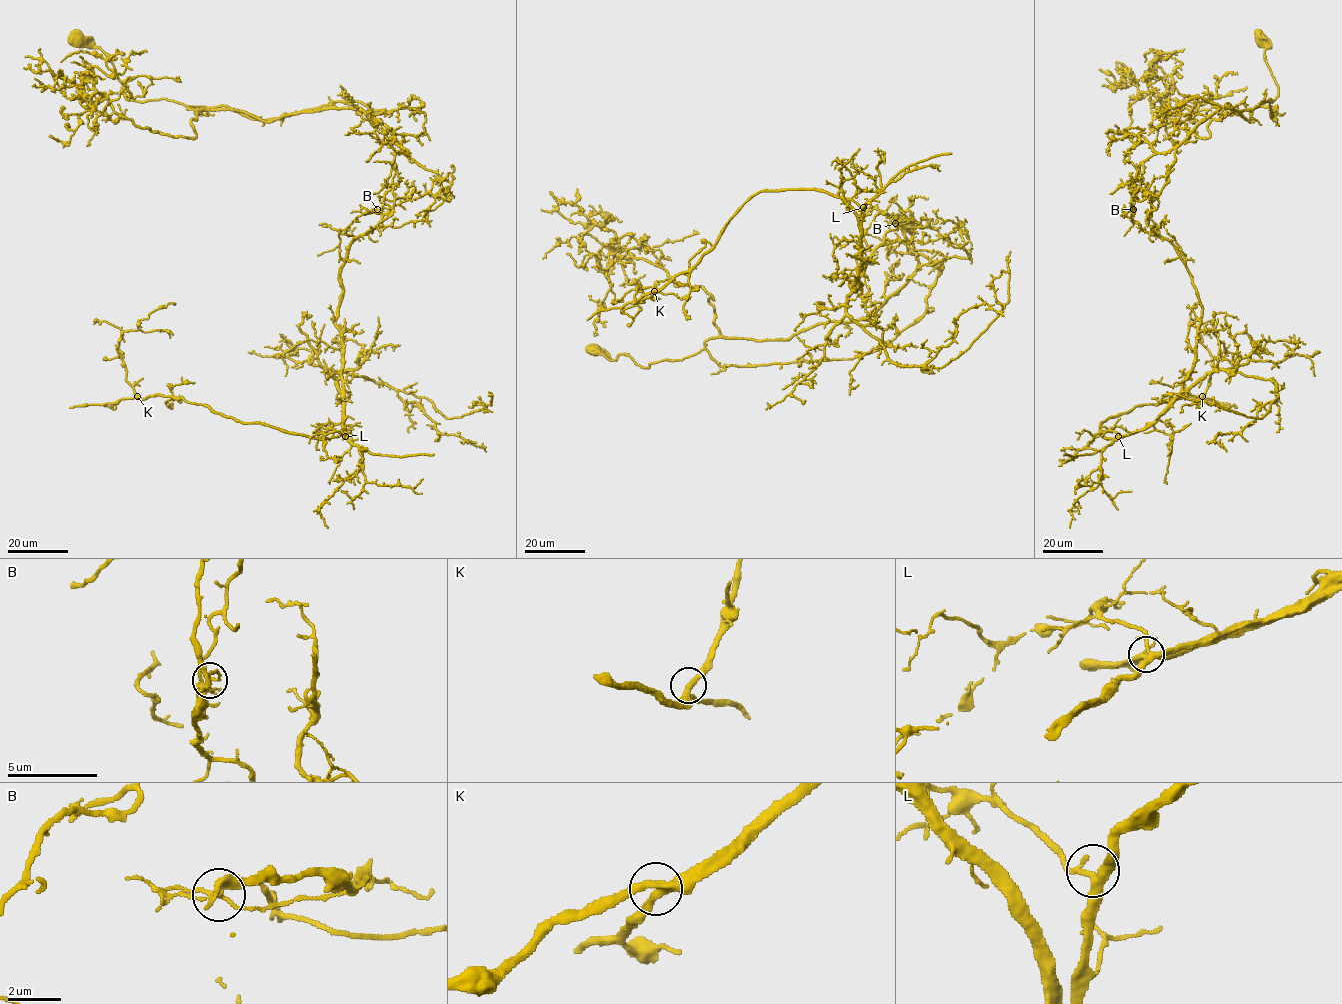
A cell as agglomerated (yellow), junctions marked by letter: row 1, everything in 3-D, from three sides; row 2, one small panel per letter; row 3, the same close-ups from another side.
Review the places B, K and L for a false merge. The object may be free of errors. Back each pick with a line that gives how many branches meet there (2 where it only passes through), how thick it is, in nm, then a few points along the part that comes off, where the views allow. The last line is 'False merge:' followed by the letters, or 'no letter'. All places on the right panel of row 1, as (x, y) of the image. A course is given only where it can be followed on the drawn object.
B: Branches: 4. Thickness 150 nm. Course of the part to remove: (1133, 209), (1172, 244), (1202, 317), (1181, 392), (1106, 438), (1110, 417), (1206, 391), (1200, 305)
False merge: B

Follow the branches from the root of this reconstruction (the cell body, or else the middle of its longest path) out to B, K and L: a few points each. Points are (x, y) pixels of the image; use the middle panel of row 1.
B: (595, 350), (647, 367), (693, 356), (710, 338), (789, 339), (864, 319), (918, 266), (914, 232), (895, 223)
K: (595, 350), (647, 367), (864, 319), (918, 266), (917, 224), (855, 291), (855, 212), (759, 191), (654, 291)
L: (595, 350), (647, 367), (710, 338), (864, 319), (918, 259), (917, 224), (900, 220), (855, 291), (863, 207)

